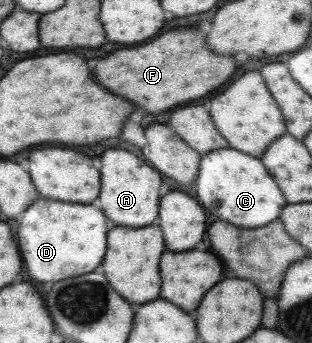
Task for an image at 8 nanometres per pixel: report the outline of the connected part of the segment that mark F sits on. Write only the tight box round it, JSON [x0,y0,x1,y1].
[93,28,237,114]

